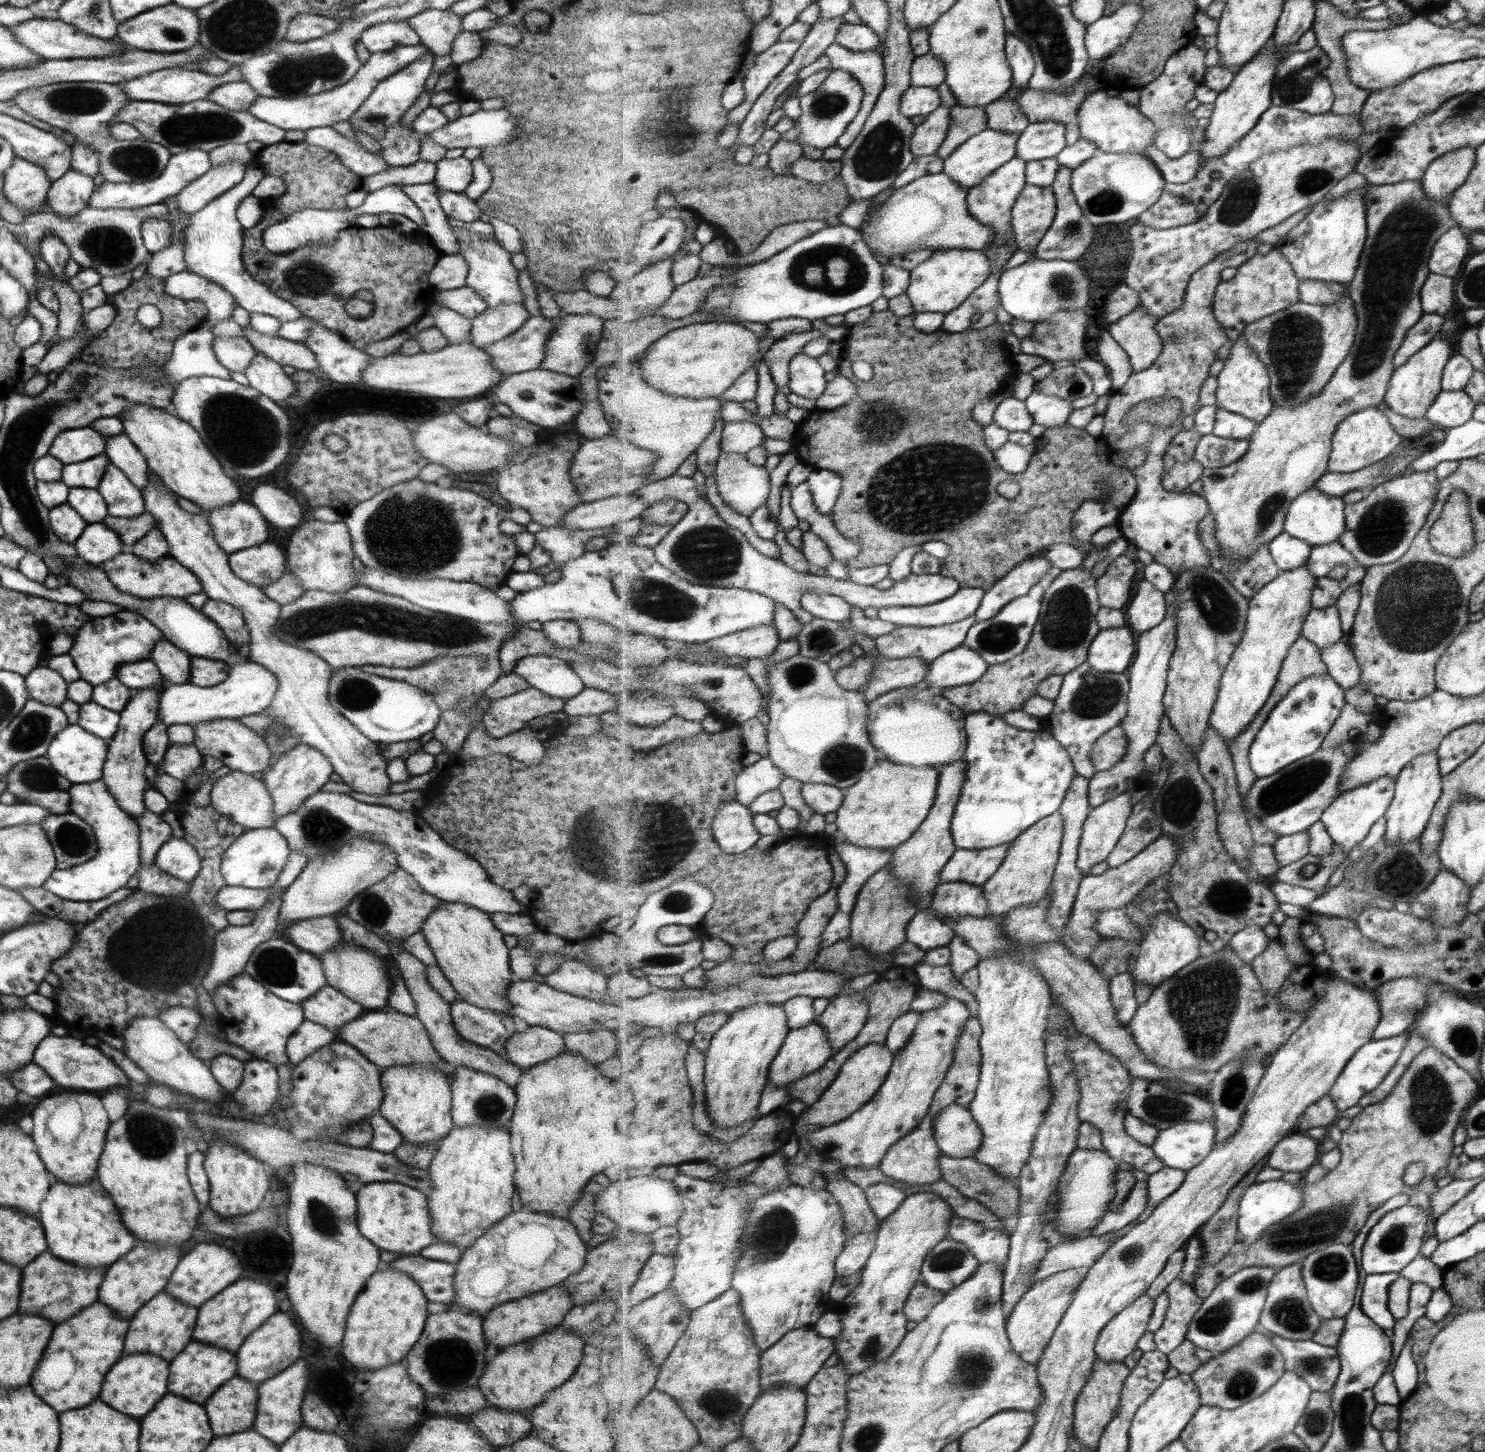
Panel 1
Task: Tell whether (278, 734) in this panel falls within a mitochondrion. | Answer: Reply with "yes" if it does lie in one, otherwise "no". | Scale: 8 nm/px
yes

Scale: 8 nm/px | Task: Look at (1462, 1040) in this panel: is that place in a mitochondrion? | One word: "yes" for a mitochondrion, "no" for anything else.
yes

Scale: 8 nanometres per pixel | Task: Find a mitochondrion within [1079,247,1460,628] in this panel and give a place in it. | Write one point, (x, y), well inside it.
(1293, 341)

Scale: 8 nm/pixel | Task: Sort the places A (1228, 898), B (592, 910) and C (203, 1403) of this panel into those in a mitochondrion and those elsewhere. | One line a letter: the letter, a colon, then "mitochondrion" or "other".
A: mitochondrion
B: other
C: other

